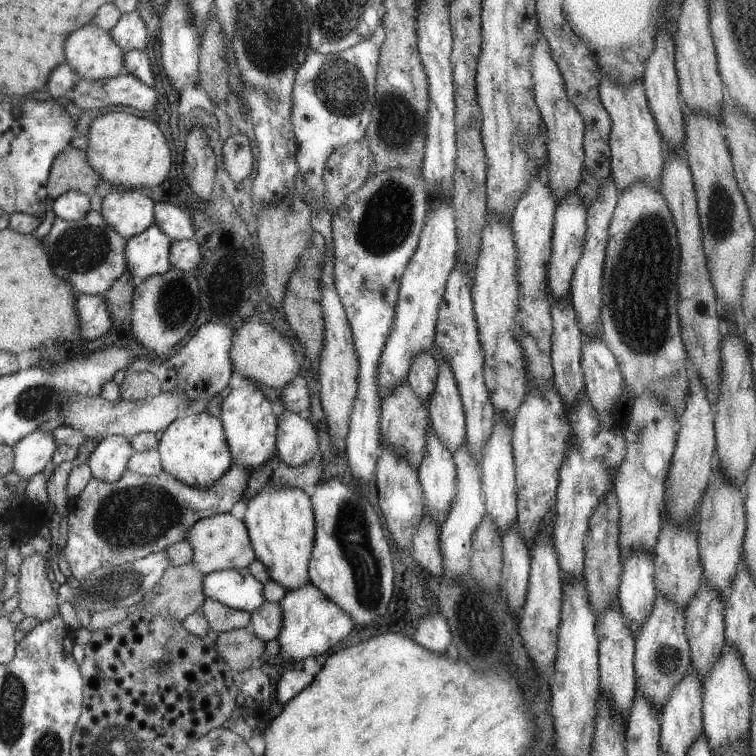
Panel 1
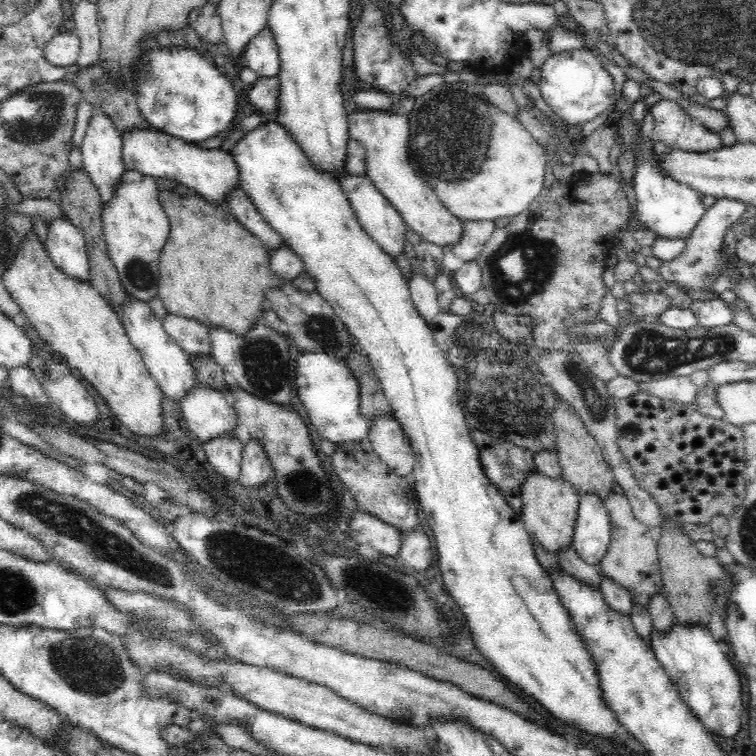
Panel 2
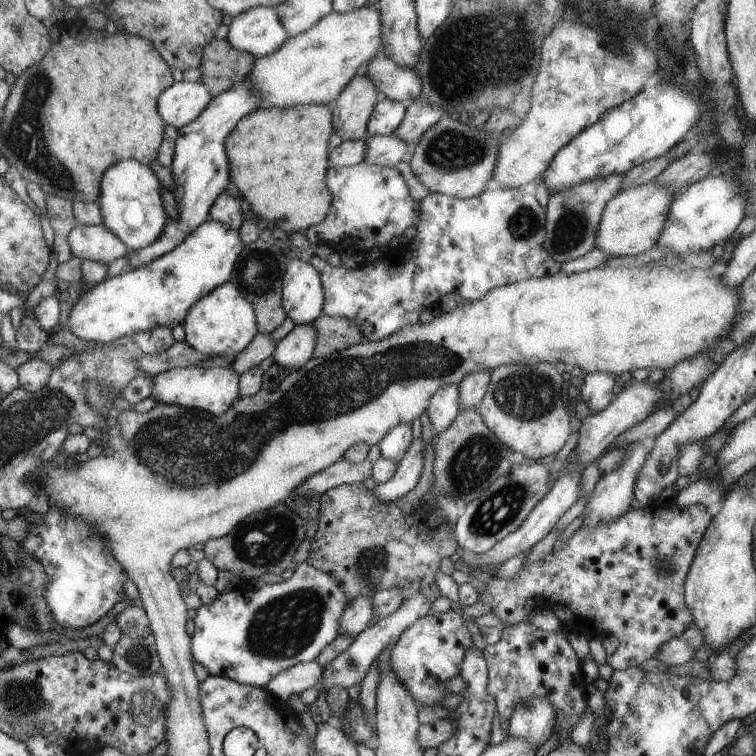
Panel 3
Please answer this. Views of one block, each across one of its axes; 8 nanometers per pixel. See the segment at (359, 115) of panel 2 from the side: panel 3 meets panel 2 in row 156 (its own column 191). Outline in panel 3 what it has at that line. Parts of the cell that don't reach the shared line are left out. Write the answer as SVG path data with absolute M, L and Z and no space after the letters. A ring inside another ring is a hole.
M199 364L187 368L171 368L167 372L151 376L153 382L151 398L157 404L171 404L171 406L181 406L181 408L201 410L213 416L221 416L239 398L239 380L241 376L229 368L201 368Z

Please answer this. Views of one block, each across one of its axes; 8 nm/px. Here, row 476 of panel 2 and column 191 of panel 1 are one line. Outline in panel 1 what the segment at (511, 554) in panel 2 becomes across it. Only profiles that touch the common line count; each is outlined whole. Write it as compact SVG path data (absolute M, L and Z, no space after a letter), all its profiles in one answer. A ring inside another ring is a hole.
M187 412L173 420L171 426L163 430L157 450L161 456L163 472L169 472L181 484L187 484L191 488L207 488L215 484L233 466L233 456L227 444L223 422L219 422L217 416L209 416L205 412Z

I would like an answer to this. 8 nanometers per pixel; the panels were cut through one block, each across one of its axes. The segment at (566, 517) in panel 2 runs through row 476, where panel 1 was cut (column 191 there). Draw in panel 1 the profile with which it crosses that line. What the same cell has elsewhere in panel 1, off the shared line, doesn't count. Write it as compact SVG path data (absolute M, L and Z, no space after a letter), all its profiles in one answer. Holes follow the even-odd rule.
M217 514L195 522L183 540L187 540L187 544L191 546L191 562L203 576L219 570L243 570L255 560L255 550L247 526L243 524L243 520L237 520L231 514Z

